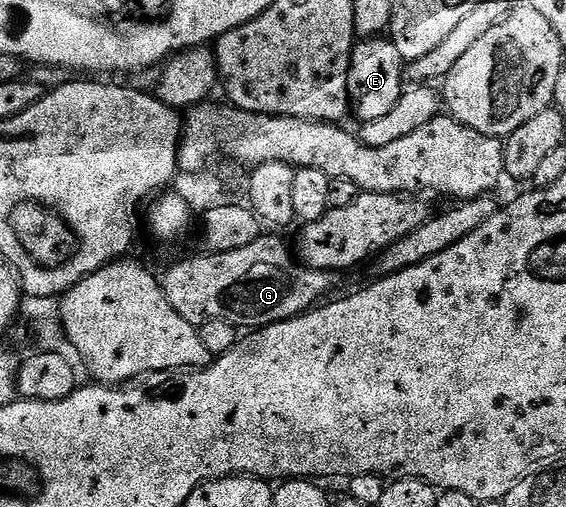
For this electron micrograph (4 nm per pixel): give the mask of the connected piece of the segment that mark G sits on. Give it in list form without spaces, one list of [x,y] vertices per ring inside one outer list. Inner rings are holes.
[[[265,233],[251,245],[243,249],[215,251],[205,255],[193,255],[173,263],[160,276],[159,282],[171,309],[183,317],[191,326],[200,328],[208,319],[231,321],[238,329],[260,329],[272,323],[282,323],[284,319],[294,319],[324,300],[333,287],[334,276],[327,271],[316,271],[295,258],[294,252],[280,239],[280,234]]]

